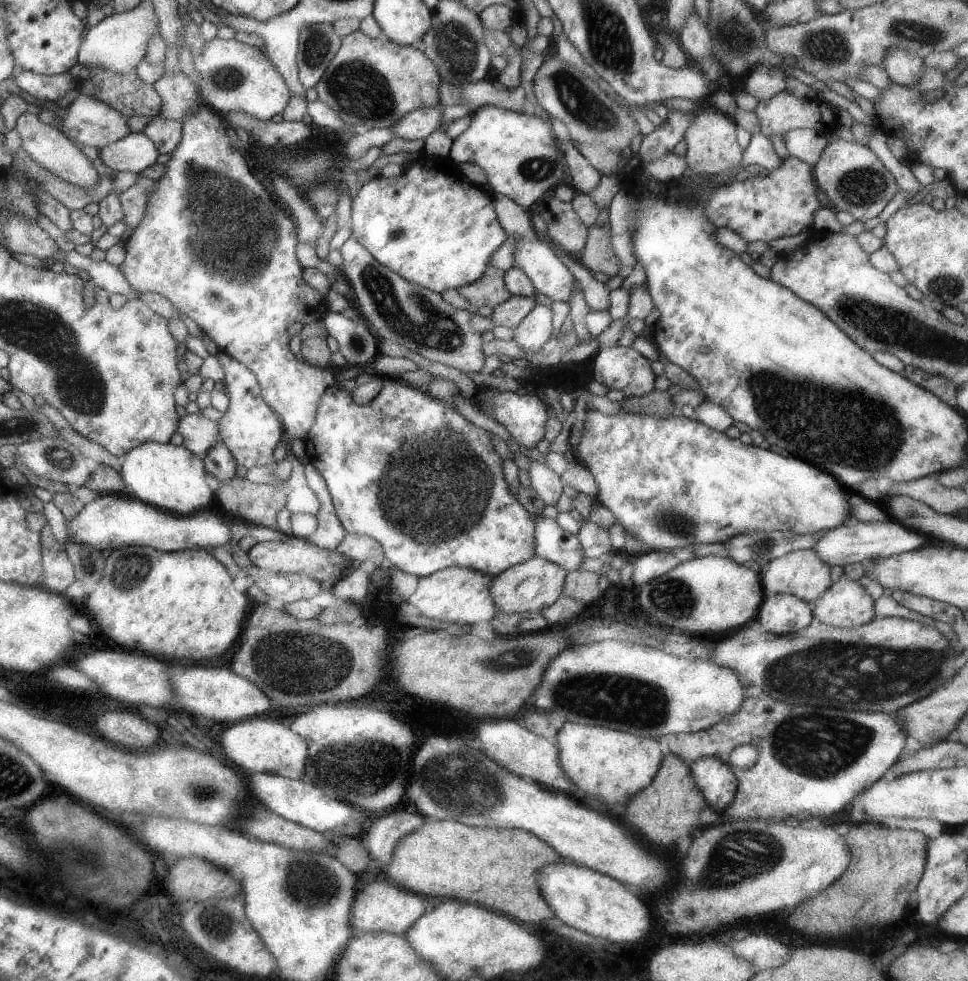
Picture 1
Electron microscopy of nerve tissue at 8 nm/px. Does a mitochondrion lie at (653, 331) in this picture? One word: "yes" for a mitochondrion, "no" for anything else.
no

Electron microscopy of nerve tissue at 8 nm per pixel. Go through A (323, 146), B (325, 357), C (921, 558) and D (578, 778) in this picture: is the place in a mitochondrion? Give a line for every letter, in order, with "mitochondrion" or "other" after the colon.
A: other
B: other
C: other
D: other

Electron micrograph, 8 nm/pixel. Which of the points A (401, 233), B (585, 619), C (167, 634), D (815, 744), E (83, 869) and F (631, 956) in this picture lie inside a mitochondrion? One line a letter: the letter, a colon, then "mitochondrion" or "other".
A: mitochondrion
B: other
C: other
D: mitochondrion
E: mitochondrion
F: other

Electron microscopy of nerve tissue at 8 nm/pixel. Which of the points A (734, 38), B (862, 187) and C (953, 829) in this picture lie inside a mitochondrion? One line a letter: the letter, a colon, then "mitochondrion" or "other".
A: mitochondrion
B: mitochondrion
C: other

